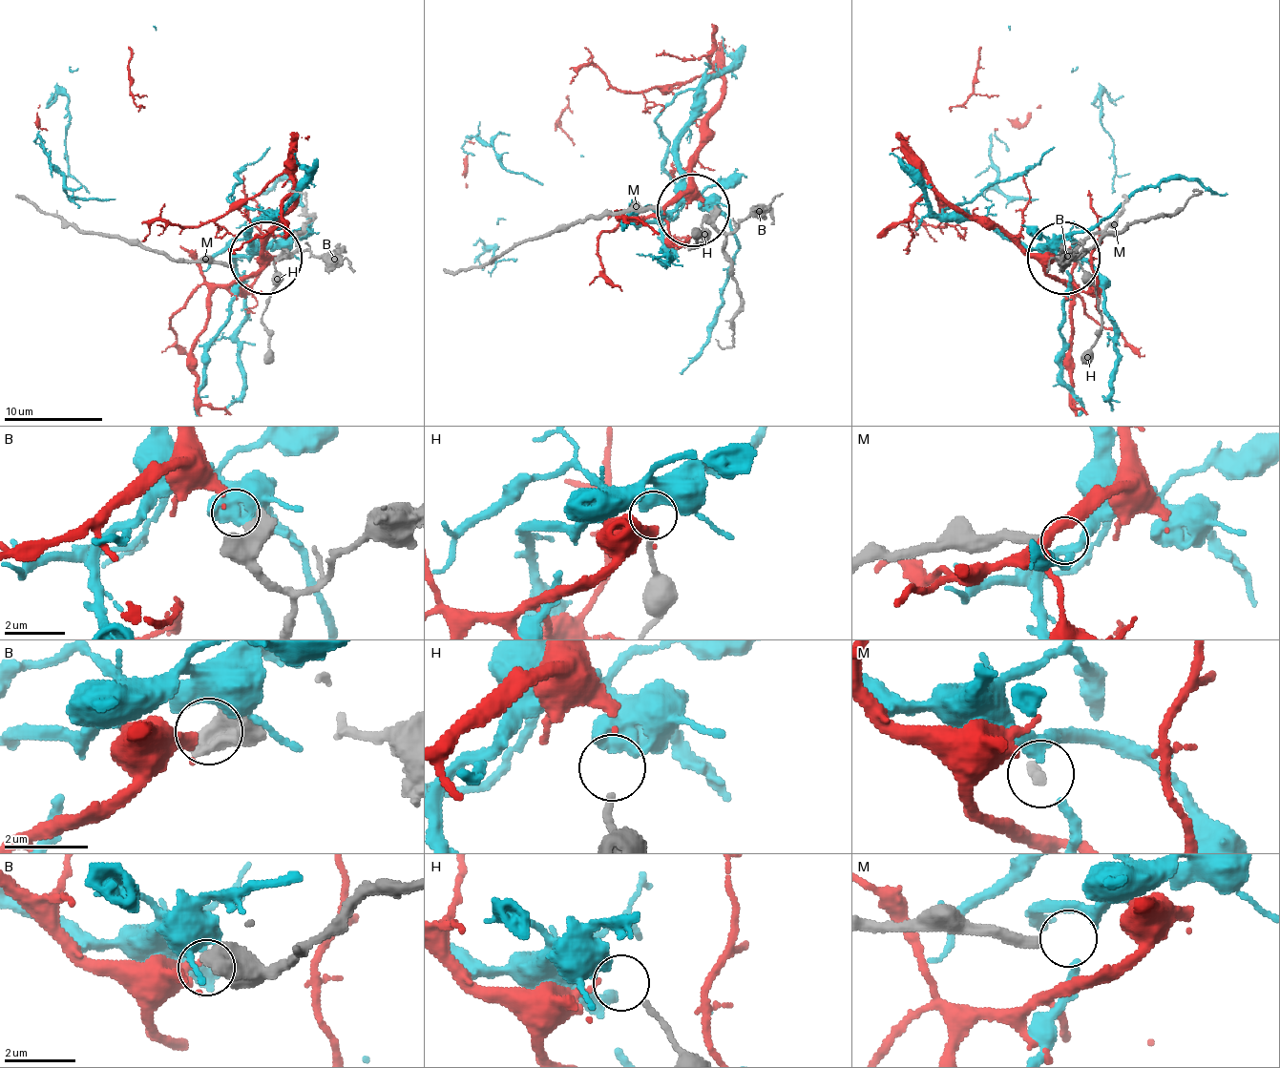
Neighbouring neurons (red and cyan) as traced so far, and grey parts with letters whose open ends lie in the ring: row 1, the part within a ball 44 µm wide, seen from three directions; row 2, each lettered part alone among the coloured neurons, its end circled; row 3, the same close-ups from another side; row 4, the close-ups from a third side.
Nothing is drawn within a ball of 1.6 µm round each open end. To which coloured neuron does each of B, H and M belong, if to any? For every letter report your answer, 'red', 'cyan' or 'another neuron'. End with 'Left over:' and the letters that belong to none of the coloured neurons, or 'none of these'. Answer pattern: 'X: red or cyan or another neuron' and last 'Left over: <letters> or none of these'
B: red
H: cyan
M: another neuron
Left over: M

